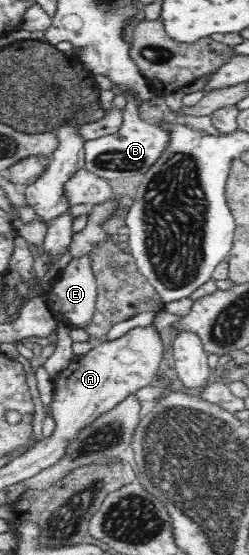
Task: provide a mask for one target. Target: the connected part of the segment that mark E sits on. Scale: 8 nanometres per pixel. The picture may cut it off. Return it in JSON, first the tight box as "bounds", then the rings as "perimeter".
{"bounds":[43,253,99,328],"perimeter":[[[90,253],[72,259],[67,263],[53,287],[49,291],[44,291],[43,295],[47,300],[47,305],[53,312],[53,316],[57,318],[57,323],[67,322],[72,327],[84,328],[93,319],[99,285],[96,283],[91,264]]]}

